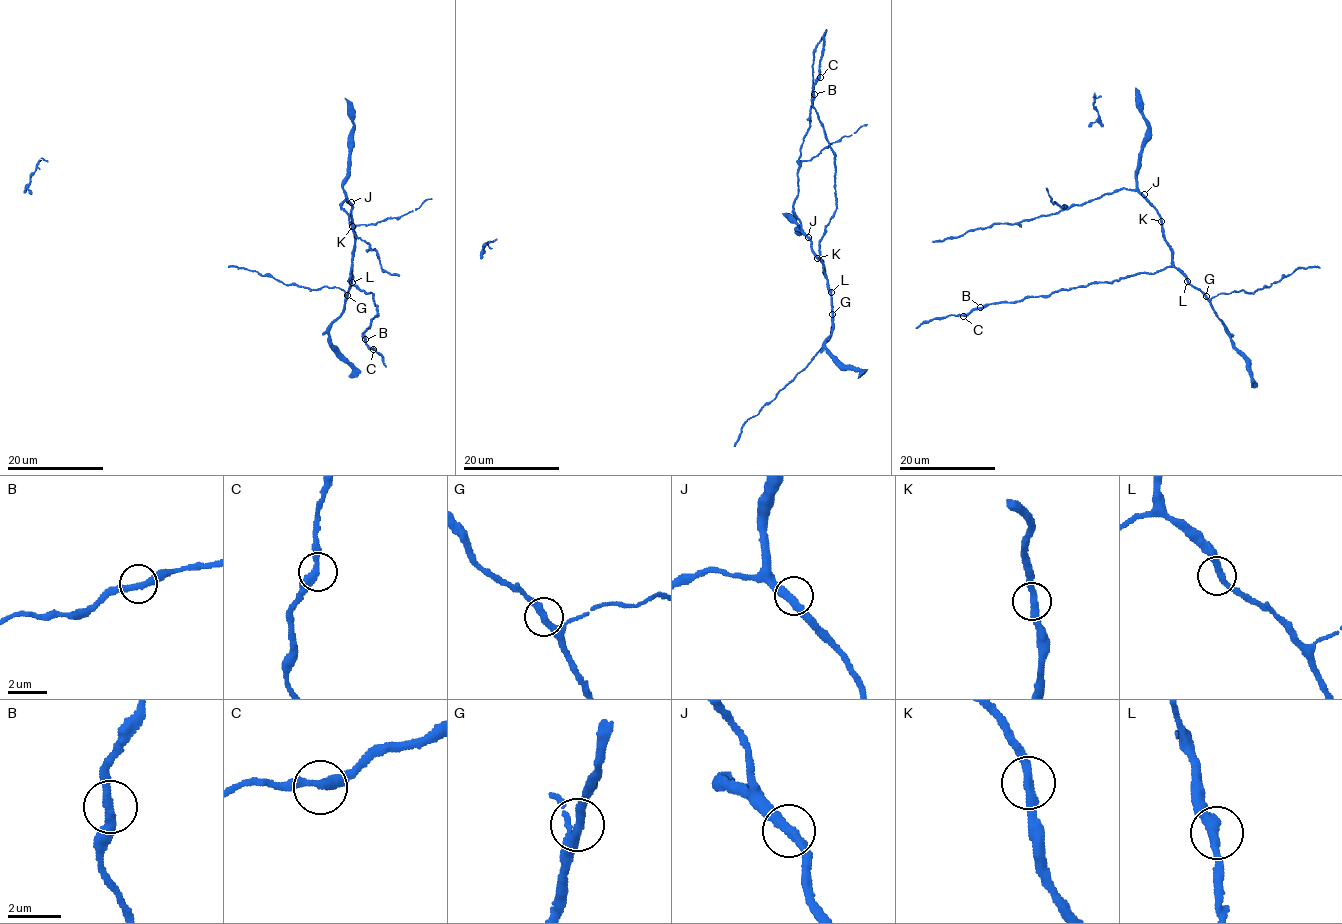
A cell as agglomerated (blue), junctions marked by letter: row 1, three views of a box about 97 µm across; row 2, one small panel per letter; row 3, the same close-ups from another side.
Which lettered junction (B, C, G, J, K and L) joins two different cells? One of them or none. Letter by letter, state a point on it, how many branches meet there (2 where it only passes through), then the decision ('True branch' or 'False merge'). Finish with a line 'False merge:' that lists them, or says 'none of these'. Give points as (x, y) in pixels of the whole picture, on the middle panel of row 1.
B: Place: (814, 94). Branches: 2. True branch
C: Place: (820, 77). Branches: 2. True branch
G: Place: (832, 314). Branches: 2. True branch
J: Place: (808, 237). Branches: 2. True branch
K: Place: (817, 258). Branches: 2. True branch
L: Place: (831, 292). Branches: 2. True branch
False merge: none of these

